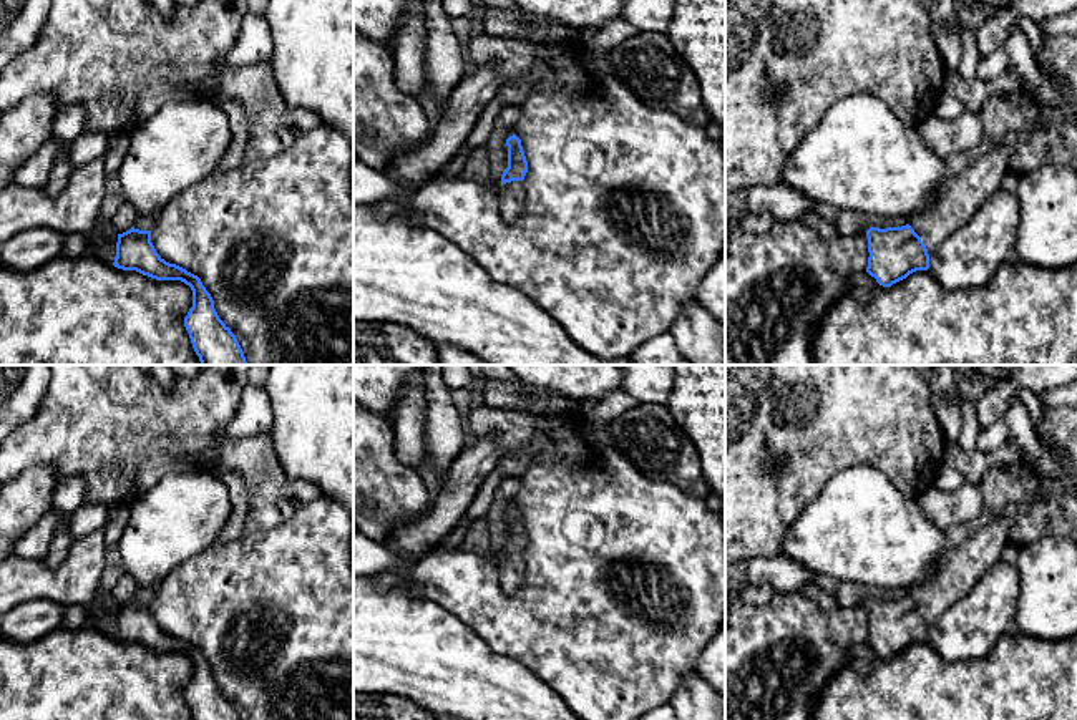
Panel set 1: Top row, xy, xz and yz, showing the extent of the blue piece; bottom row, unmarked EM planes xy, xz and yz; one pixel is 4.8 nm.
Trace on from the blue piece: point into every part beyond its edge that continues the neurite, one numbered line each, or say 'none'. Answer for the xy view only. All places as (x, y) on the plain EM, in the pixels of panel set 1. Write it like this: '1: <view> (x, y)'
1: xy (143, 594)

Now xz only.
1: xz (511, 569)

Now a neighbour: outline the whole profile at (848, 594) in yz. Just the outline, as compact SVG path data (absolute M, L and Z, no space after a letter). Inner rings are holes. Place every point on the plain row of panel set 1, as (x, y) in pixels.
M840 582L836 604L843 607L866 606L870 599L901 599L909 596L913 587L880 589L856 582Z

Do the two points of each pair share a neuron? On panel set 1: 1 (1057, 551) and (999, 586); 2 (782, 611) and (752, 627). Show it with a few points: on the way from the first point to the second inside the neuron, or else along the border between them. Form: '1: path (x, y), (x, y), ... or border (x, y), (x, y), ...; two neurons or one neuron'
1: border (1014, 566), (1019, 576), (1016, 612); two neurons
2: path (775, 617), (765, 627), (759, 627); one neuron

